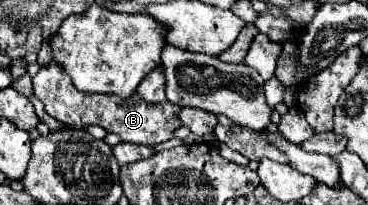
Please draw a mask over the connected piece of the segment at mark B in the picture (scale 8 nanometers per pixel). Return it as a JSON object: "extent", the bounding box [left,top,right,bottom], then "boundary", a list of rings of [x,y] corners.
{"extent":[33,60,183,146],"boundary":[[[53,60],[47,66],[43,66],[37,72],[37,76],[33,76],[33,92],[45,104],[45,112],[61,124],[75,128],[97,124],[103,126],[107,132],[117,134],[123,142],[131,144],[155,146],[159,142],[173,138],[173,132],[183,126],[179,120],[181,108],[167,100],[149,104],[143,98],[139,98],[137,92],[131,98],[119,98],[115,94],[83,94],[75,90],[71,78],[63,72],[63,66],[59,66],[59,62]]]}

